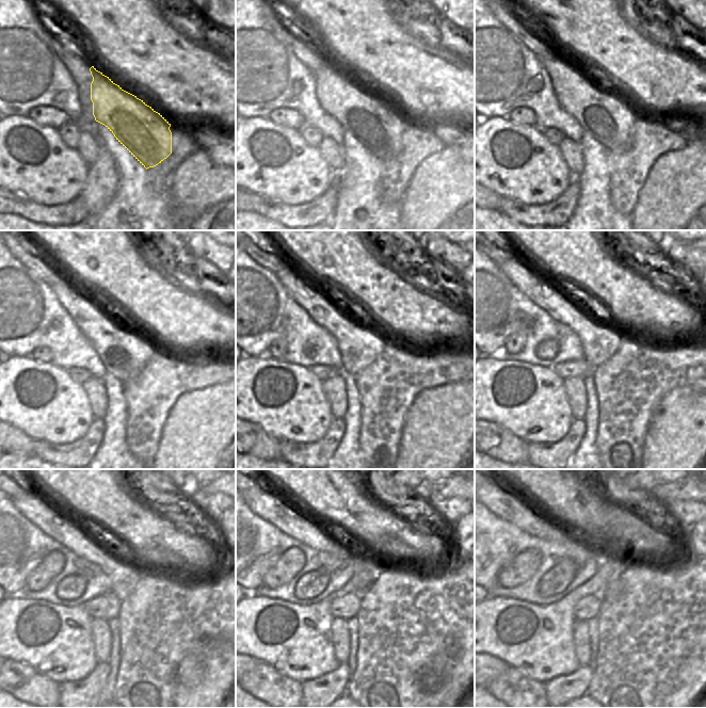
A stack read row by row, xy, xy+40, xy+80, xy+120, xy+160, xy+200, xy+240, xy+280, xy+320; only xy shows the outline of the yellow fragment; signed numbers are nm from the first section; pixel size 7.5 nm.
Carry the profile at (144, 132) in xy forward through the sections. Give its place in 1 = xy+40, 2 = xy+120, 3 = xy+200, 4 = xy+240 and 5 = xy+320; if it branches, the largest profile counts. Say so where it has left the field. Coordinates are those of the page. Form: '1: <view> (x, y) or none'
1: xy+40 (373, 123)
2: xy+120 (124, 353)
3: xy+200 (599, 341)
4: xy+240 (123, 580)
5: xy+320 (496, 498)

